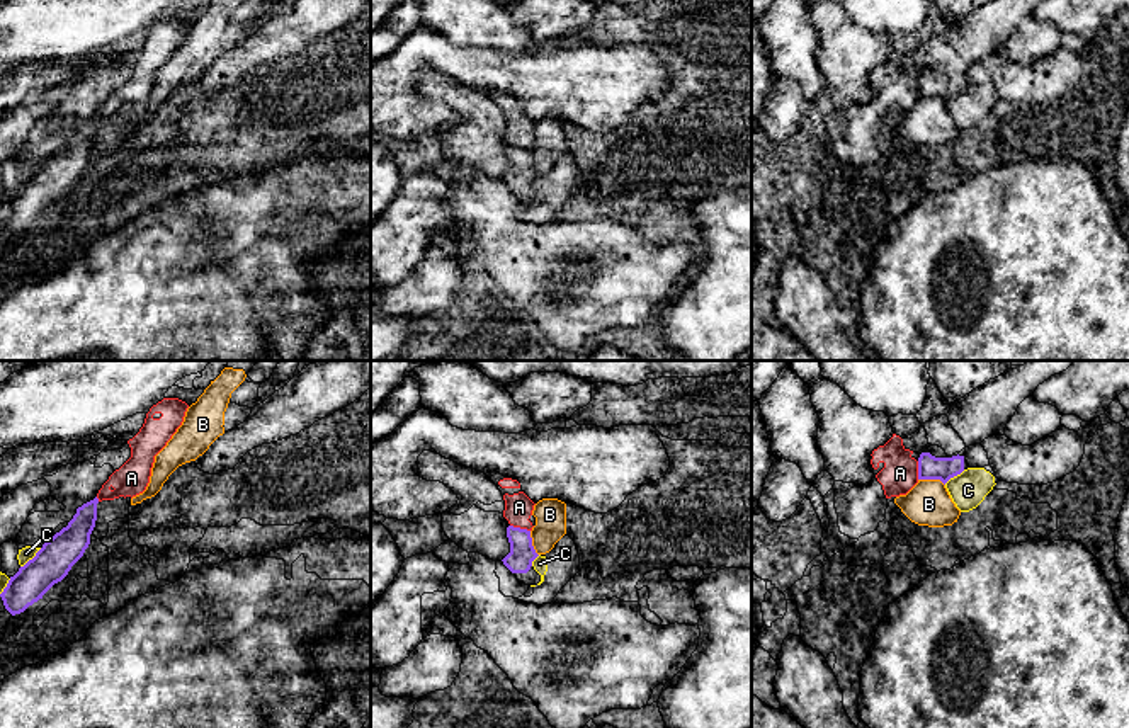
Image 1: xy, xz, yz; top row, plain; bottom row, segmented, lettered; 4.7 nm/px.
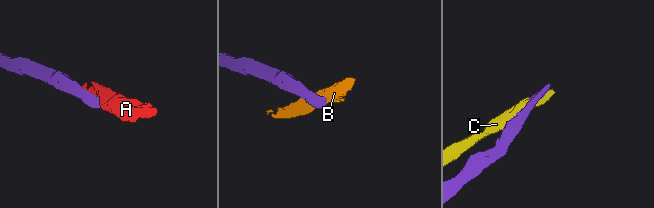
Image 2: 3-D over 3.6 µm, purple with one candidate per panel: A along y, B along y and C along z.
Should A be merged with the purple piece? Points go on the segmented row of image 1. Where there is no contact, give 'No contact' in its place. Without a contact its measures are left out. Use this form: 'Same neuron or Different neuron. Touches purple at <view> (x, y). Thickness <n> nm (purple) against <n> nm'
Different neuron. Touches purple at xz (521, 529). Thickness 120 nm (purple) against 130 nm

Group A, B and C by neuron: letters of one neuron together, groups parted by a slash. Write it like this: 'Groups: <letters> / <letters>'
Groups: A / B / C

